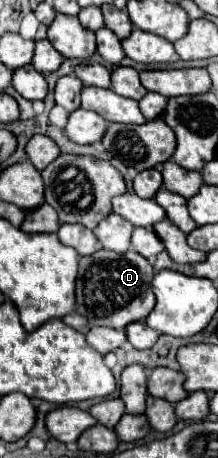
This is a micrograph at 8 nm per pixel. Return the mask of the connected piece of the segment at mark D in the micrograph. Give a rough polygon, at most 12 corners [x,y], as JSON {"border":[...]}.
{"border":[[134,250],[82,256],[76,310],[126,328],[156,304],[154,268]]}

